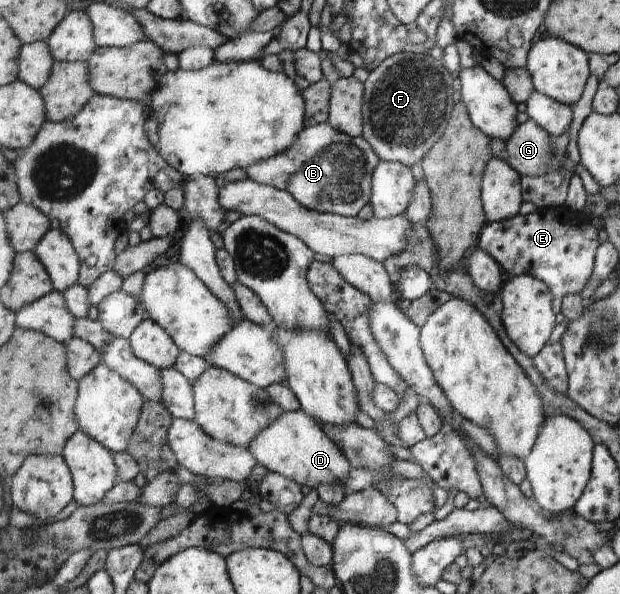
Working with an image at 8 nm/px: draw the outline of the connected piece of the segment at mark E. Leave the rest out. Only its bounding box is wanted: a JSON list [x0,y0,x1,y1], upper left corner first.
[480,208,598,297]

